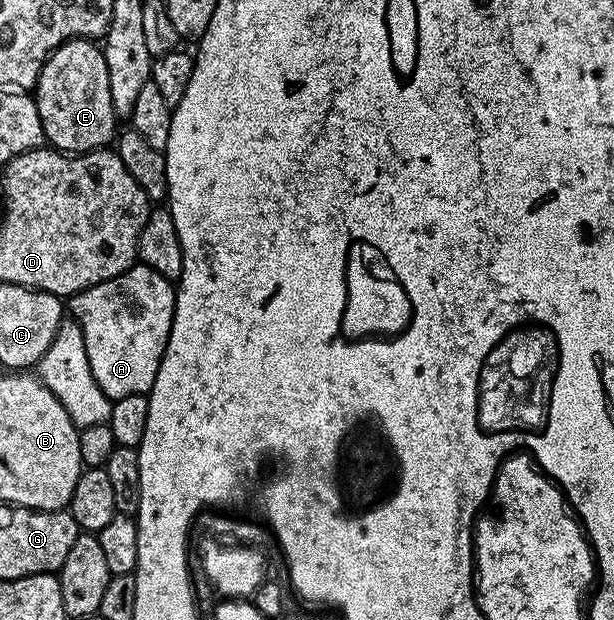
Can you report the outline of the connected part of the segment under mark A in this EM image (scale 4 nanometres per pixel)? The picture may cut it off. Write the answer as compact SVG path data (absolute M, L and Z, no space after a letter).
M136 265L109 281L101 281L101 285L85 289L70 300L70 310L72 307L76 311L74 314L85 337L85 353L89 353L89 369L93 369L93 381L101 385L101 393L105 393L112 401L121 397L147 395L153 389L153 381L157 381L157 369L161 369L173 325L175 292L172 280L161 277L161 273L153 269Z

